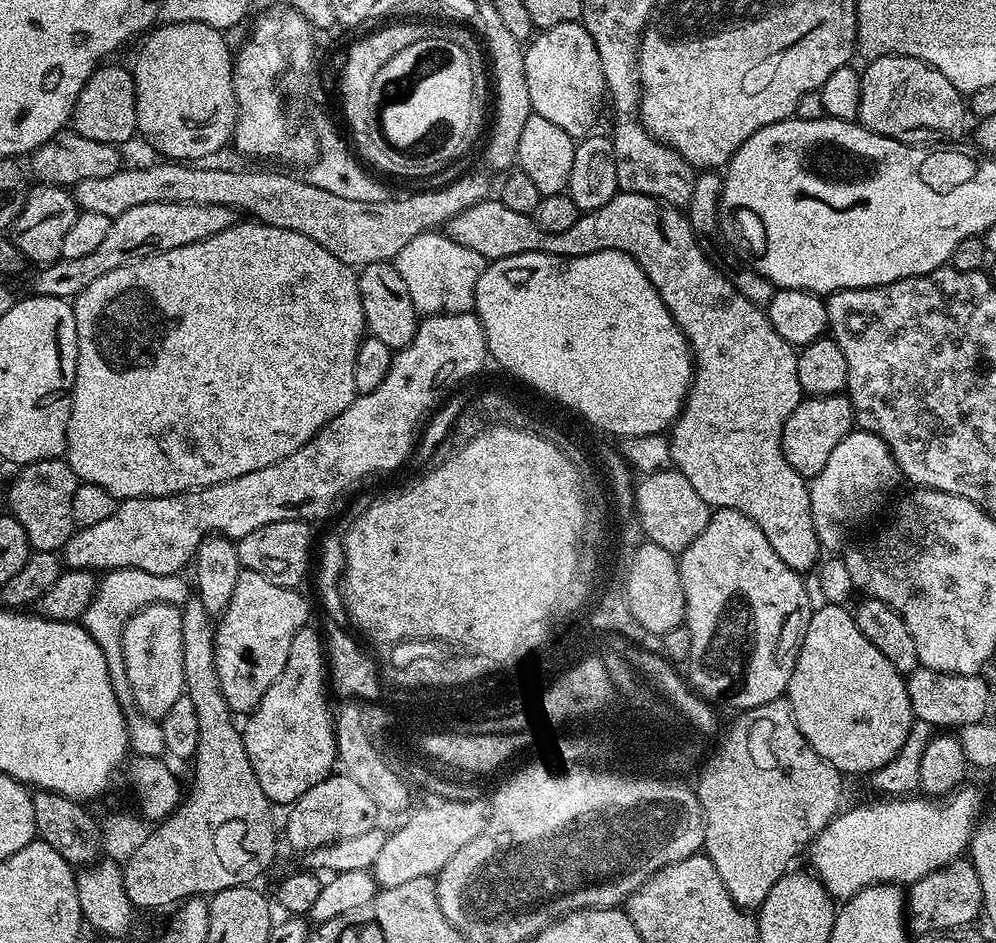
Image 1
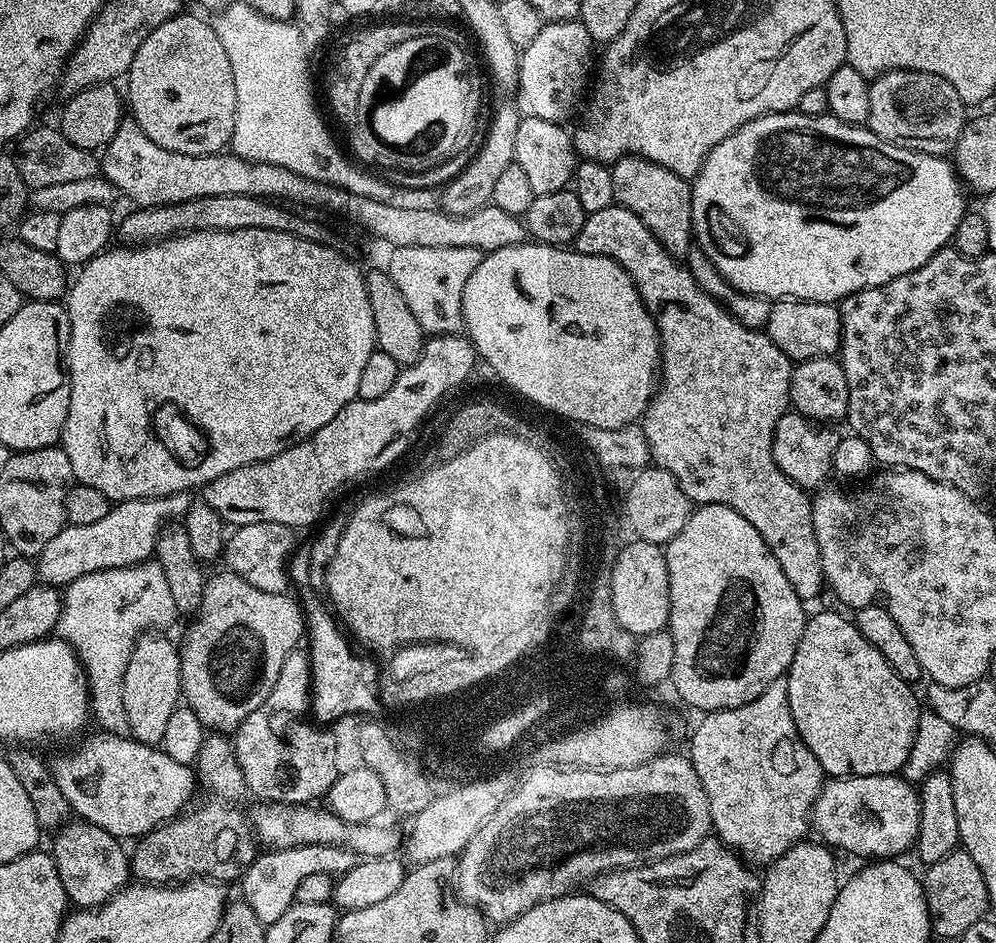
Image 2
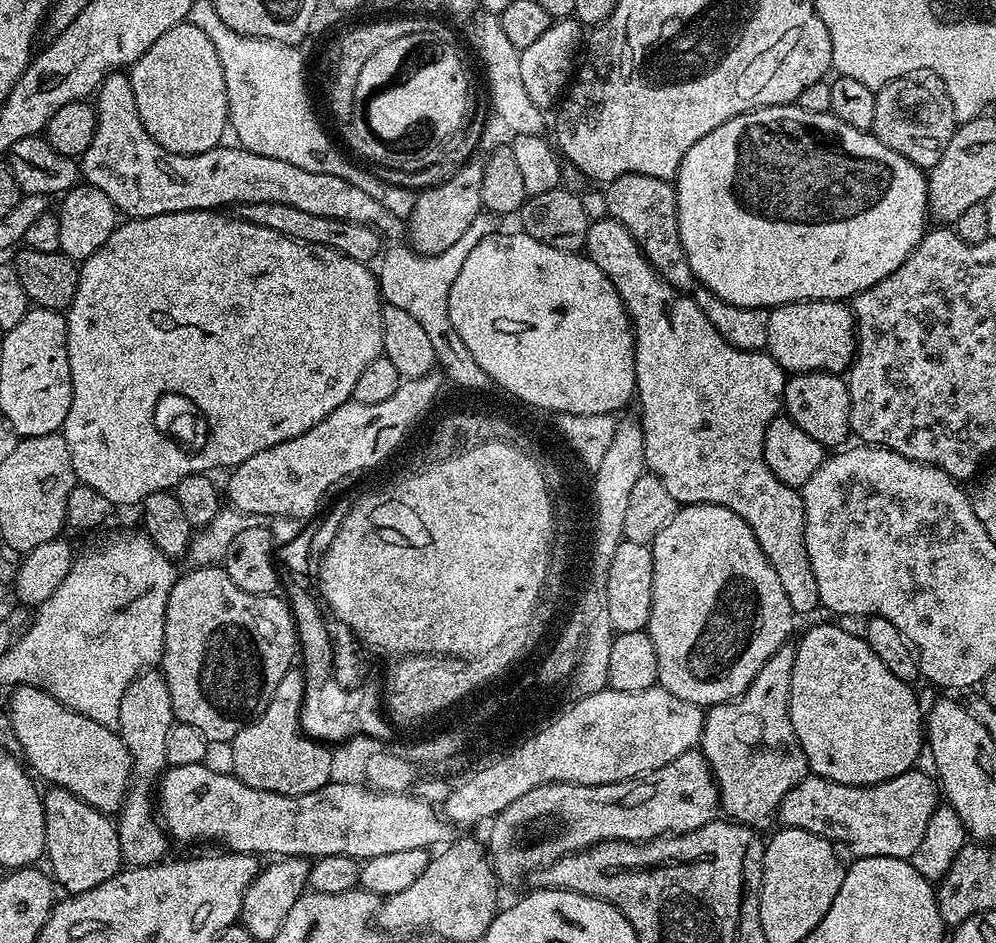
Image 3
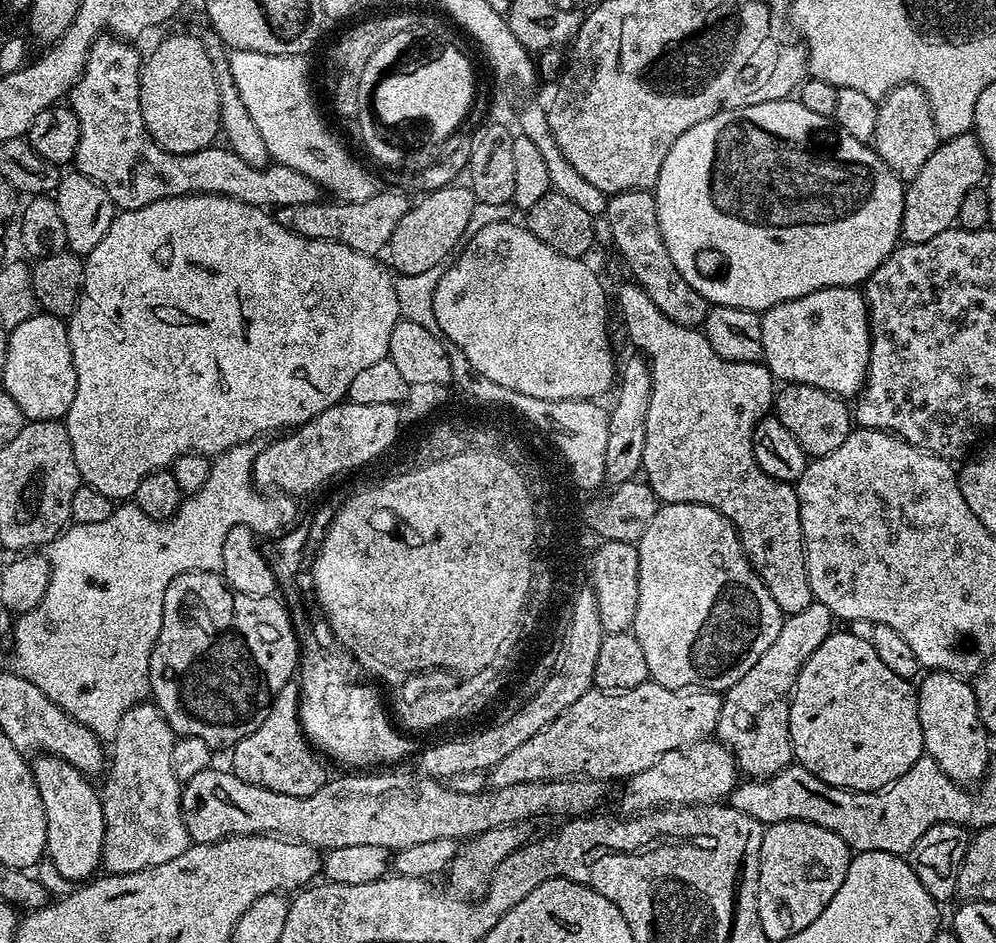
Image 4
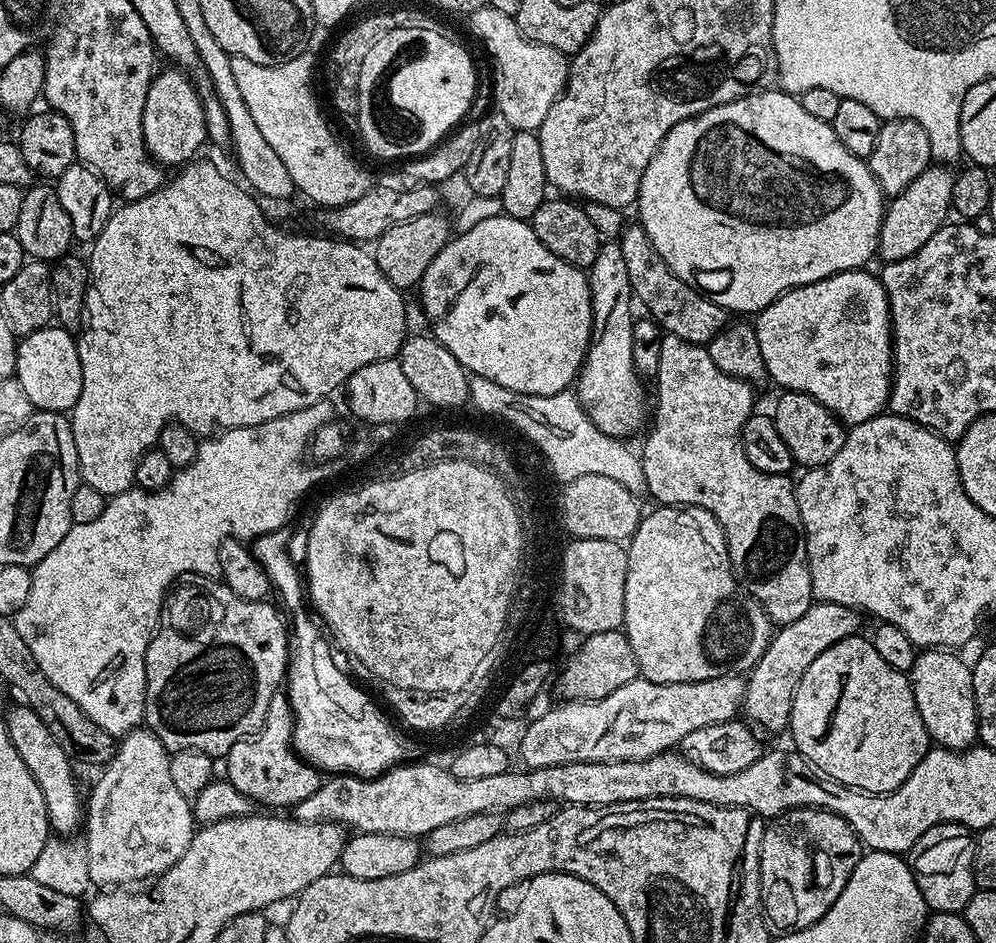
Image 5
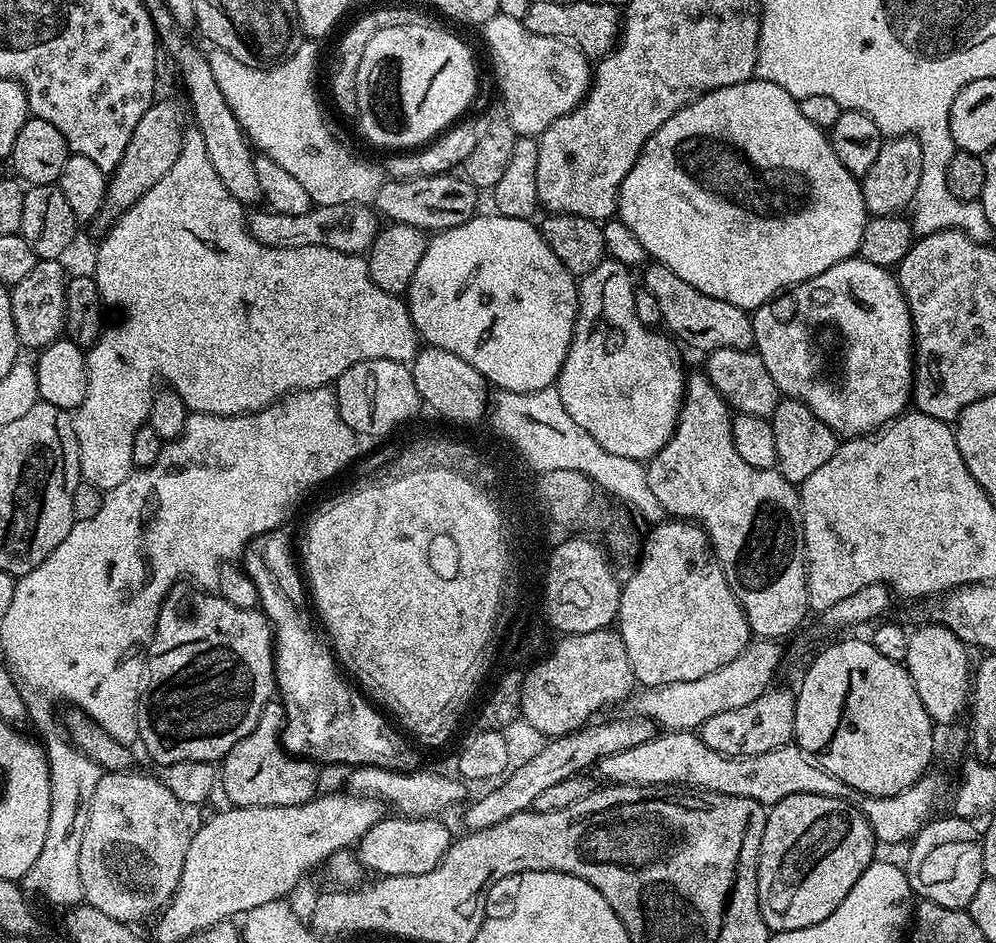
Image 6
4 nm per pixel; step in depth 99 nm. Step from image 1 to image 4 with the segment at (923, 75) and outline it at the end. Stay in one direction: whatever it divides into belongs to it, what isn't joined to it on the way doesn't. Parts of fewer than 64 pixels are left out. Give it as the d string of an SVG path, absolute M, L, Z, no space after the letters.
M900 84L879 101L878 127L874 129L874 138L871 143L876 152L894 170L894 174L907 182L926 166L926 158L934 154L934 150L942 142L938 134L934 114L926 94L916 84Z

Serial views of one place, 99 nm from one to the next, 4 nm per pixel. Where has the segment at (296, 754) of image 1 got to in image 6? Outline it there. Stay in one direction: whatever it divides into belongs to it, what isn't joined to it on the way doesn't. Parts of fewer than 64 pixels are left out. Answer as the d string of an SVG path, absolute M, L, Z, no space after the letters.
M273 698L262 710L258 726L225 754L218 768L218 784L224 788L229 805L238 808L298 806L317 795L316 768L311 759L291 755L284 750L284 706Z

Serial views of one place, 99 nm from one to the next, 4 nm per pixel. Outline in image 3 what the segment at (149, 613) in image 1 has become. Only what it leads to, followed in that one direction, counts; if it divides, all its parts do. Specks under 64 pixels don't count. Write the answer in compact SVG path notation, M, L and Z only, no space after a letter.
M145 670L130 682L126 694L122 694L122 710L118 710L118 731L132 759L132 770L137 781L152 780L165 771L166 734L170 734L174 717L170 690L163 675L156 670Z

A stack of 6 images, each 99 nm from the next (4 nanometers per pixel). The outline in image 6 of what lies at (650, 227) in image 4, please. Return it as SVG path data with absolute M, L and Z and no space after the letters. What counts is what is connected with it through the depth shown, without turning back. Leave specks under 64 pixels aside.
M649 263L643 269L642 287L654 294L658 307L662 310L662 324L681 345L689 344L701 354L707 354L719 348L746 350L756 343L752 317L745 309L734 306L722 298L710 298L702 290L694 290L690 282L682 282L674 270L664 264Z

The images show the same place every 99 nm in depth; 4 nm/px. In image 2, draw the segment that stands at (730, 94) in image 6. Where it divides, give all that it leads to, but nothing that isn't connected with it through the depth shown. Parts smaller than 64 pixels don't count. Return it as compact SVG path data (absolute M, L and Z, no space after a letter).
M795 110L771 112L746 122L734 134L722 138L704 159L704 165L691 181L692 185L692 235L695 247L704 251L706 258L726 278L730 286L746 294L765 296L773 302L785 298L807 300L814 304L836 304L863 288L877 288L902 274L918 270L935 252L953 239L959 222L966 213L961 181L951 163L944 156L931 156L909 148L899 148L878 138L867 126L842 122L834 115L804 116Z

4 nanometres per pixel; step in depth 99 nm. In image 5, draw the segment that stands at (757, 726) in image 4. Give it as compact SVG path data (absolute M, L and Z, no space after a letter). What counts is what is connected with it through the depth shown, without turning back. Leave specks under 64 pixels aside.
M813 602L810 610L797 618L795 622L781 624L772 633L772 641L766 646L762 658L750 669L744 686L743 715L753 725L765 728L768 732L780 732L789 727L792 718L792 703L798 690L798 682L802 682L802 674L810 670L814 658L834 642L842 642L846 638L857 635L861 631L861 613L850 606L838 606L834 602L821 604Z

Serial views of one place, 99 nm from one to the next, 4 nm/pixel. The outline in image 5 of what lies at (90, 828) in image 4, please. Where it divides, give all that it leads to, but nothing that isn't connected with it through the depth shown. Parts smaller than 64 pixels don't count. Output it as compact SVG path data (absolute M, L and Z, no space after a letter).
M18 702L18 705L10 709L6 723L8 737L14 750L18 750L18 758L26 762L26 770L34 774L34 782L38 782L38 790L42 790L51 831L60 838L71 837L73 835L71 832L79 833L86 815L86 808L82 803L82 792L80 796L80 788L76 785L76 772L72 769L74 767L72 757L68 756L45 722L42 722L38 714L26 703Z

